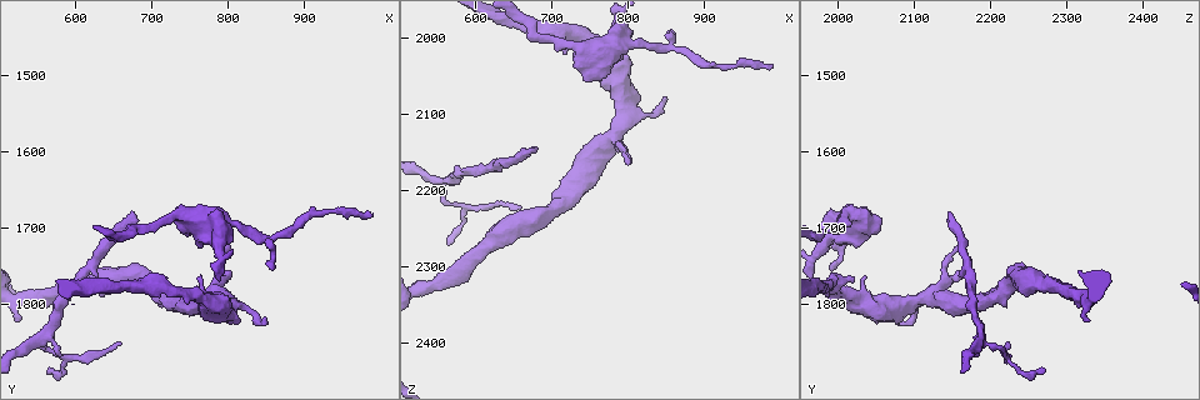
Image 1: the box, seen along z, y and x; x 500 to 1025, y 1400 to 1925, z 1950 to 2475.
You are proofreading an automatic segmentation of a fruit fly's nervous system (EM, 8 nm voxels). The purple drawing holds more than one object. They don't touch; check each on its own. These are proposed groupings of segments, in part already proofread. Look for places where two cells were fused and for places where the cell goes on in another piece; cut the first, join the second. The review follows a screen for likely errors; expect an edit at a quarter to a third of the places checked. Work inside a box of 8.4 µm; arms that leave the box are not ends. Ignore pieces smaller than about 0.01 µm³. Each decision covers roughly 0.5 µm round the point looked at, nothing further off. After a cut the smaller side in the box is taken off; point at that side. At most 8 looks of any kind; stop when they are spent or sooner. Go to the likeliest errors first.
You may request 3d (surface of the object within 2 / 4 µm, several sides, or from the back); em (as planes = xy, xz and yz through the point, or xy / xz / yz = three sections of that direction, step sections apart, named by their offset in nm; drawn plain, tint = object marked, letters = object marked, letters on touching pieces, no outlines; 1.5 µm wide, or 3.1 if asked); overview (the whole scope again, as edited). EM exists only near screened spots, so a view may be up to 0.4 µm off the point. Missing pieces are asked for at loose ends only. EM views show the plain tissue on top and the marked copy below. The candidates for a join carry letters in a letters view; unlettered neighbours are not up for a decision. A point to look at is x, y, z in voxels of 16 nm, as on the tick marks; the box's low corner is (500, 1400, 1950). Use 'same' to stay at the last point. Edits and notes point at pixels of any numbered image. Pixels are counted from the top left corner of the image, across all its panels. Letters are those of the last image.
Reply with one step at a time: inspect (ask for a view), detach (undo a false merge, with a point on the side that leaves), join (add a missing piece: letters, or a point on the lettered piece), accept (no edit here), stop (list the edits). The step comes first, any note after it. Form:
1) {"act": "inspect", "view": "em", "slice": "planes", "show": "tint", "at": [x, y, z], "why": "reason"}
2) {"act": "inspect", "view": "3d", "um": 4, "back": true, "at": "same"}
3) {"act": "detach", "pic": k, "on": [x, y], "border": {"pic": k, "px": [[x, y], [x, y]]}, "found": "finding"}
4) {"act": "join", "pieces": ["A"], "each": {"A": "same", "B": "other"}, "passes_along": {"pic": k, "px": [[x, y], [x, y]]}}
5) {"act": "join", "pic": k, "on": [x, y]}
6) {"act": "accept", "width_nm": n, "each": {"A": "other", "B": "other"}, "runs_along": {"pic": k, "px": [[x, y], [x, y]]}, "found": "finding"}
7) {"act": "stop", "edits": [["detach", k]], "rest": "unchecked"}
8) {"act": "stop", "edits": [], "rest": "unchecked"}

{"act": "inspect", "view": "3d", "um": 4, "at": [845, 1820, 2080], "why": "tapers out"}

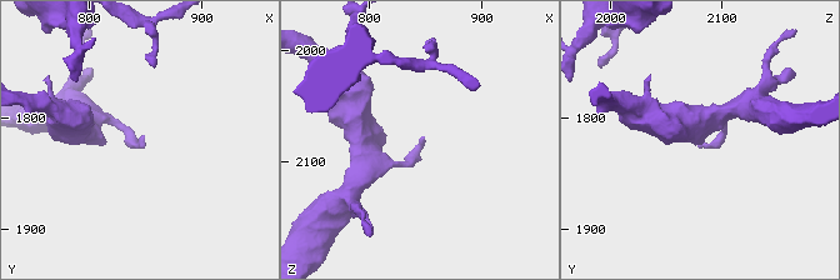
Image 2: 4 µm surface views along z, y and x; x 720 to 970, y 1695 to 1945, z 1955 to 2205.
{"act": "inspect", "view": "em", "slice": "xz", "step": 4, "show": "letters", "at": [850, 1820, 2076], "why": "shape alone is not enough"}

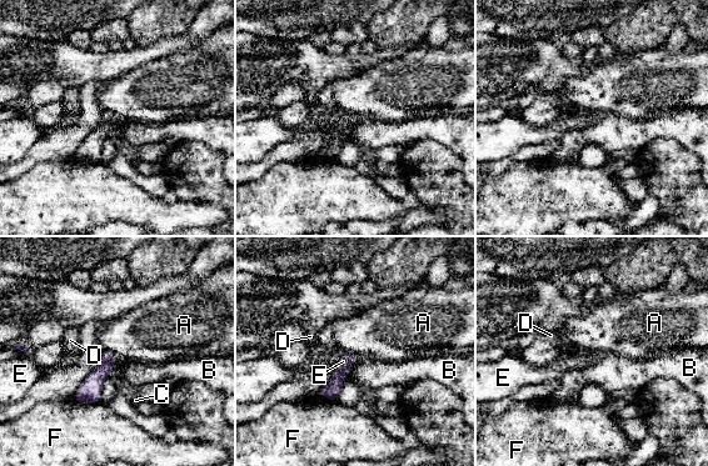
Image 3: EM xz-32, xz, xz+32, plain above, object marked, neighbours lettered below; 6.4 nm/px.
{"act": "accept", "each": {"A": "other", "B": "other", "C": "other", "D": "other", "E": "other", "F": "other"}, "border": {"pic": 3, "px": [[104, 350], [110, 350], [116, 359]]}, "found": "no lettered piece goes on from it"}

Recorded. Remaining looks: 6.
{"act": "inspect", "view": "em", "slice": "planes", "show": "tint", "at": [920, 1685, 2040], "why": "thin neck"}

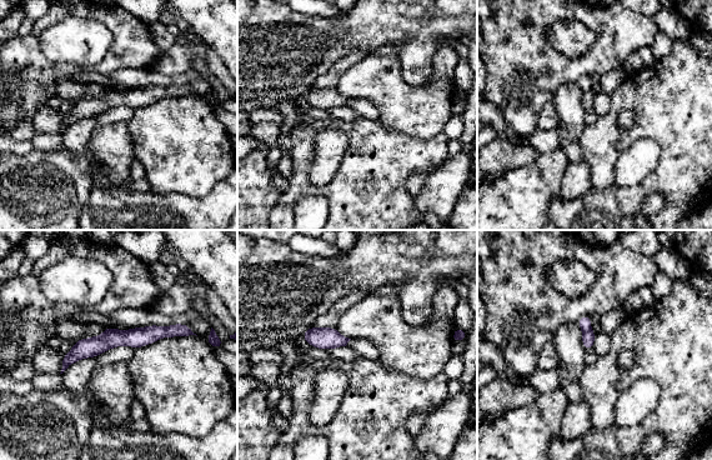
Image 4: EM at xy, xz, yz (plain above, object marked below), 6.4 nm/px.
{"act": "inspect", "view": "em", "slice": "planes", "show": "letters", "at": "same", "why": "see the neighbours"}

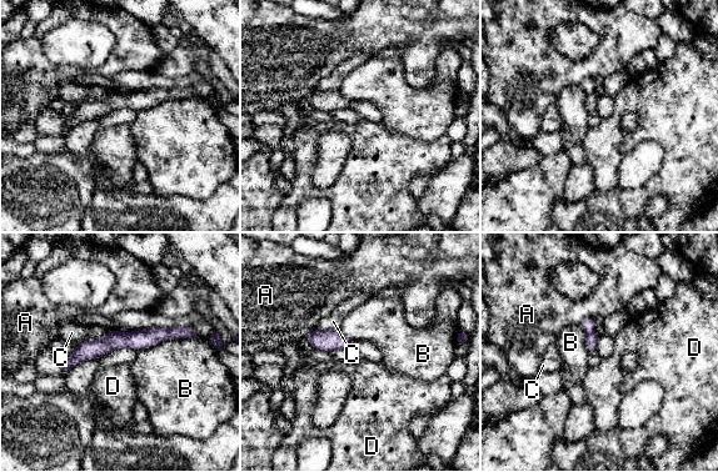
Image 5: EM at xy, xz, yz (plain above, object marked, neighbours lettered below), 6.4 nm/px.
{"act": "accept", "width_nm": 50, "each": {"A": "other", "B": "other", "C": "other", "D": "other"}, "runs_along": {"pic": 5, "px": [[190, 334], [113, 340], [68, 366]]}, "found": "one cell here"}

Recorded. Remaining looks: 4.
{"act": "inspect", "view": "em", "slice": "xy", "step": 8, "show": "letters", "at": [725, 1685, 2005], "why": "thick turns thin"}

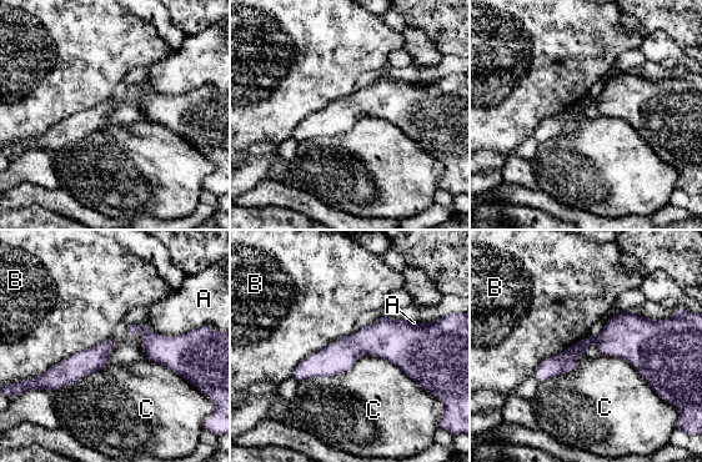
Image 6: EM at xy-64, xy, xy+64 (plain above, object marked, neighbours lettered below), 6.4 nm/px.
{"act": "accept", "width_nm": 120, "each": {"A": "other", "B": "other", "C": "other"}, "border": {"pic": 6, "px": [[141, 322], [164, 336], [194, 329]]}, "found": "all the same cell"}

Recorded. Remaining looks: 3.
{"act": "stop", "edits": [], "rest": "unchecked"}

